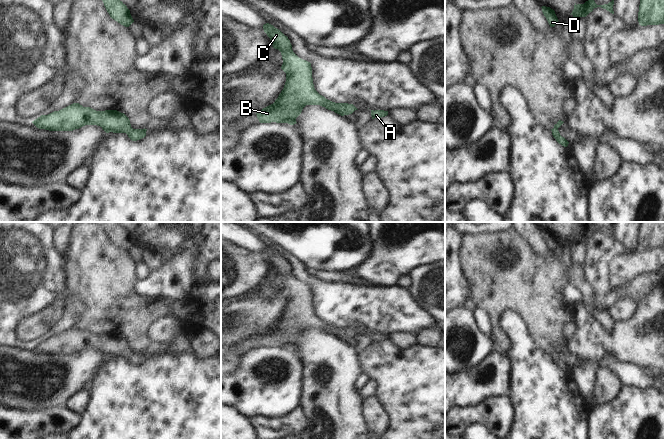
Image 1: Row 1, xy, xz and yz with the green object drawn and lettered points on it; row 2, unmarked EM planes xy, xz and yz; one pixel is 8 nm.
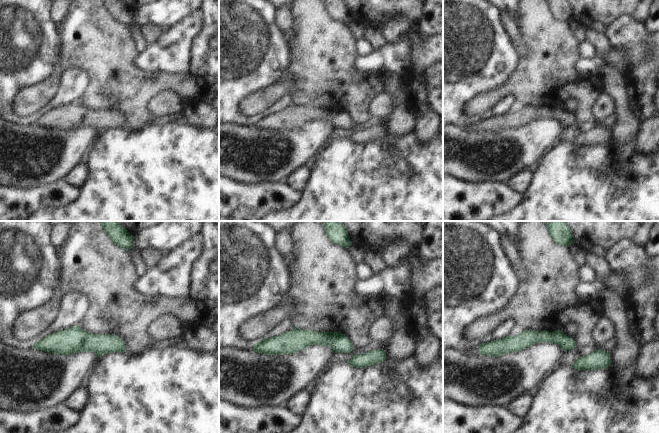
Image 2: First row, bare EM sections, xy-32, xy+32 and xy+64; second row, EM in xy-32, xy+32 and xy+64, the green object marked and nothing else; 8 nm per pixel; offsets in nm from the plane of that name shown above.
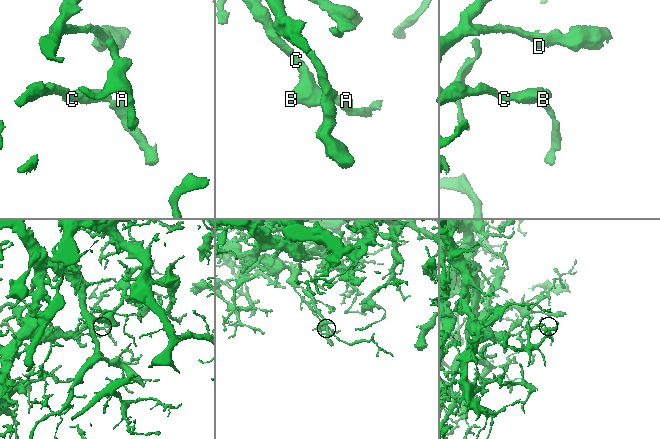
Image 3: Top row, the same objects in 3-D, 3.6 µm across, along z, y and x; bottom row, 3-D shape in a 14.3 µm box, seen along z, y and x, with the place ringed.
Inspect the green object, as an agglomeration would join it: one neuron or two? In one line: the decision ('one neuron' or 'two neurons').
one neuron

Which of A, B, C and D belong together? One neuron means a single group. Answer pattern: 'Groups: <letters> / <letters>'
Groups: A B C D

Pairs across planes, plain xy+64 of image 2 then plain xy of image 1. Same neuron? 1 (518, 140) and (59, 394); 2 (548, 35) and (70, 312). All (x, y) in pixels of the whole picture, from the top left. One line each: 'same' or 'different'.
1: same
2: different

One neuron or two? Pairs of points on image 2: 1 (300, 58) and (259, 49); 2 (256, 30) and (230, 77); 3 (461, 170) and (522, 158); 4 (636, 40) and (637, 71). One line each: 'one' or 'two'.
1: two
2: one
3: one
4: one

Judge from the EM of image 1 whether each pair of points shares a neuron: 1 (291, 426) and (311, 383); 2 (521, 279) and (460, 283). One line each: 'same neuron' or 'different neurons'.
1: different neurons
2: different neurons

